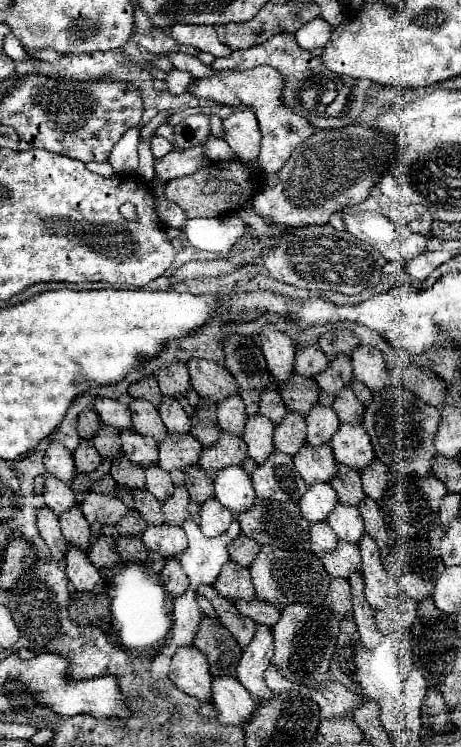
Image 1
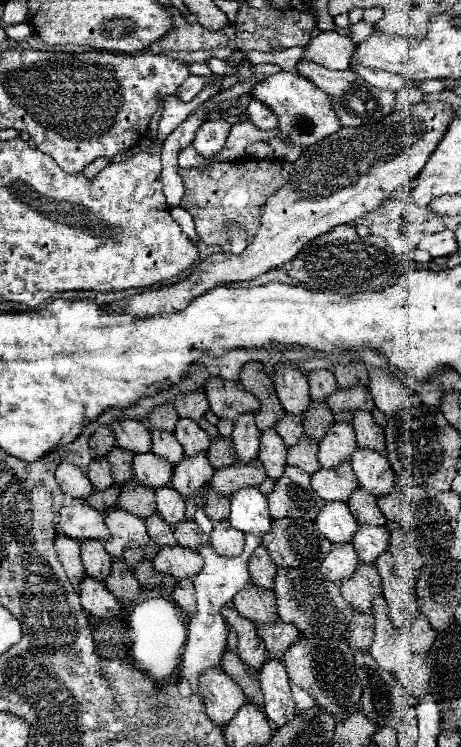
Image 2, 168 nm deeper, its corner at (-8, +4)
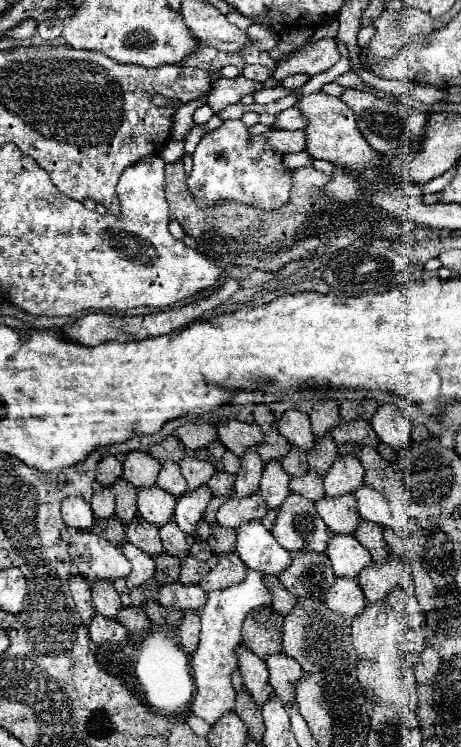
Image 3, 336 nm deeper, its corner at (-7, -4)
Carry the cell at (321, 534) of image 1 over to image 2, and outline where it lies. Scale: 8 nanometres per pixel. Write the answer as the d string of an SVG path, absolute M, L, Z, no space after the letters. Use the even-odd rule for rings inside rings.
M333 544L331 552L321 562L321 572L335 584L349 578L357 566L359 558L353 550L353 544Z

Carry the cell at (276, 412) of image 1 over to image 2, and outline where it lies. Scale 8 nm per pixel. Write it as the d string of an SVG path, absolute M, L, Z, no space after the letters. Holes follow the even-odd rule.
M283 414L283 418L279 420L279 424L275 424L275 430L281 434L283 442L287 446L293 446L297 444L297 440L301 438L303 434L303 426L301 426L301 420L297 416L291 416L291 414Z

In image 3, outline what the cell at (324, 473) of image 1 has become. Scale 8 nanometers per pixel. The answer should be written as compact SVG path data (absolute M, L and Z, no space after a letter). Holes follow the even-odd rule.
M352 494L340 498L322 498L316 504L318 516L326 522L332 534L354 534L360 524L356 498Z

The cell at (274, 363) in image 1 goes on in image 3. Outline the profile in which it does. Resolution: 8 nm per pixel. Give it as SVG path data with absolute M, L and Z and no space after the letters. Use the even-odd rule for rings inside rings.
M288 410L278 420L280 434L288 440L288 444L302 448L302 452L308 452L314 446L314 434L310 428L310 420L306 414L298 410Z

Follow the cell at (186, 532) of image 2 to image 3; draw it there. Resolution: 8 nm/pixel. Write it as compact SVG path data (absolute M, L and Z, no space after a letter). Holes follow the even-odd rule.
M188 556L188 558L182 560L180 582L182 582L182 584L198 584L206 572L210 572L208 564L200 562L200 560L194 558L194 556Z

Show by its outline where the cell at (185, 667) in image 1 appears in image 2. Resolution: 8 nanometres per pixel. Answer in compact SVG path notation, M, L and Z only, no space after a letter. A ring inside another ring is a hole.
M209 668L207 672L199 674L199 696L203 698L203 704L207 708L207 716L219 726L225 726L235 716L235 712L243 706L243 702L247 700L243 690L221 668Z

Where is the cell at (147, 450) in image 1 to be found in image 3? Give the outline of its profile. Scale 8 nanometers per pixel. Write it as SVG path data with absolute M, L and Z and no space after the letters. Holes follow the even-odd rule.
M158 486L138 492L138 516L156 528L172 520L174 504L176 504L176 498L160 490Z

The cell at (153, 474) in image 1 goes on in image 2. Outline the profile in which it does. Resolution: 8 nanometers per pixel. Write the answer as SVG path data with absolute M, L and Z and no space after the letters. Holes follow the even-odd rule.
M173 486L167 488L157 488L157 512L163 516L167 524L175 524L183 520L185 516L185 500L175 492Z

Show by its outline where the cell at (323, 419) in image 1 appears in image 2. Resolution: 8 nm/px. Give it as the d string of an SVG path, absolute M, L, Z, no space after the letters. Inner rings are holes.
M333 422L323 440L319 442L319 464L333 468L339 462L349 460L355 450L355 430L349 422Z

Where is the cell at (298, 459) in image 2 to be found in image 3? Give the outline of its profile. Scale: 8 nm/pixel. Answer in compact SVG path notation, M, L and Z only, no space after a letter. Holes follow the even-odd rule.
M306 472L304 476L290 480L290 492L306 496L306 500L310 500L310 502L318 502L324 496L322 478L314 472Z

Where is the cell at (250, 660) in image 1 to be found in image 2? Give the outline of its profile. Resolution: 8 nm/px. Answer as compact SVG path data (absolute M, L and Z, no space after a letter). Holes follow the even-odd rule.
M267 658L259 668L259 684L265 694L265 714L273 722L273 728L283 726L295 716L295 702L291 698L289 678L283 664L275 658Z

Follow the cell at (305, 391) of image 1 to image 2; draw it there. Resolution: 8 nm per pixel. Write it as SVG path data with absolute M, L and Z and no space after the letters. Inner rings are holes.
M311 400L309 410L303 414L303 422L305 422L305 434L315 440L321 440L327 428L333 424L333 414L325 402Z

